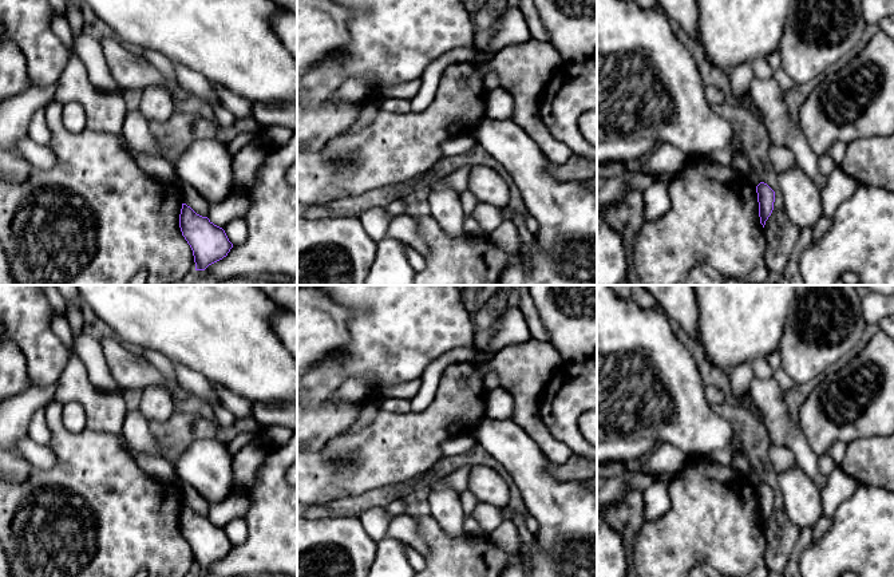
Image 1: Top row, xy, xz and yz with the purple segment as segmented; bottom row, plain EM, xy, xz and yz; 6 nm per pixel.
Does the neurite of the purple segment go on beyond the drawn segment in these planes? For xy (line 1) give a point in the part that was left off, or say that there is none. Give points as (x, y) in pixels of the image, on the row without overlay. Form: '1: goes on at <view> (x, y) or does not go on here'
1: does not go on here

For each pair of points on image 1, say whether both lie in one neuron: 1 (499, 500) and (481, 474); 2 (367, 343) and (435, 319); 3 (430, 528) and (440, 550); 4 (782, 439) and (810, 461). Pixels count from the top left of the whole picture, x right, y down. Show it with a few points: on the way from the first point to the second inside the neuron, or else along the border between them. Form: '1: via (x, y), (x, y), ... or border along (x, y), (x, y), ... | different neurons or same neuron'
1: via (495, 493), (483, 481) | same neuron
2: via (384, 342), (407, 319), (418, 319) | same neuron
3: via (432, 533), (440, 545) | same neuron
4: via (788, 439), (803, 454) | same neuron

